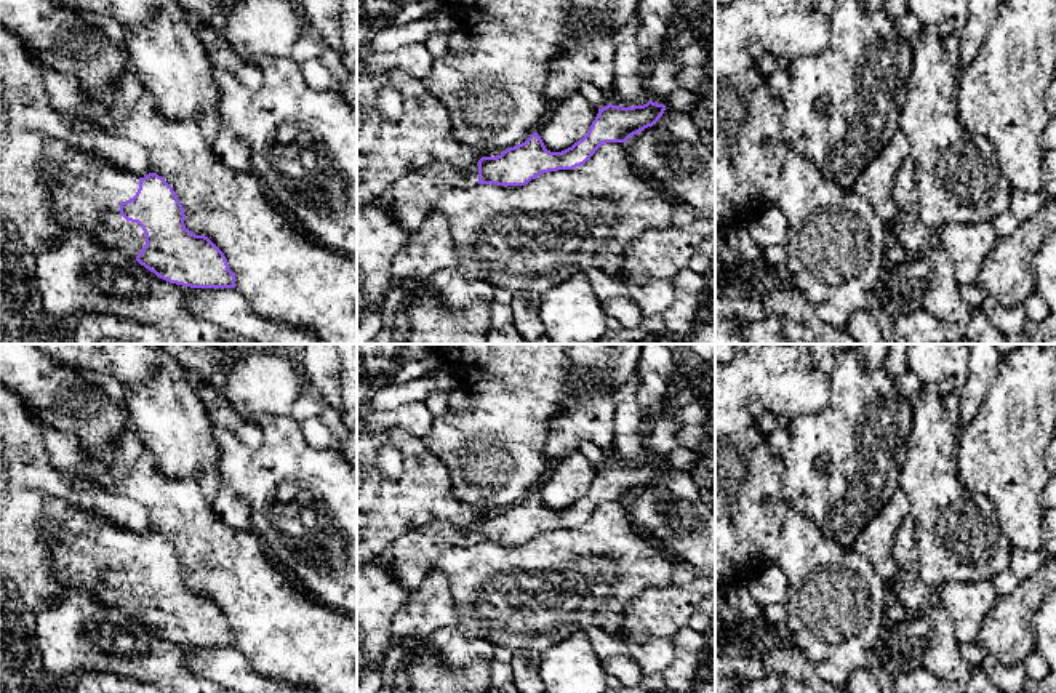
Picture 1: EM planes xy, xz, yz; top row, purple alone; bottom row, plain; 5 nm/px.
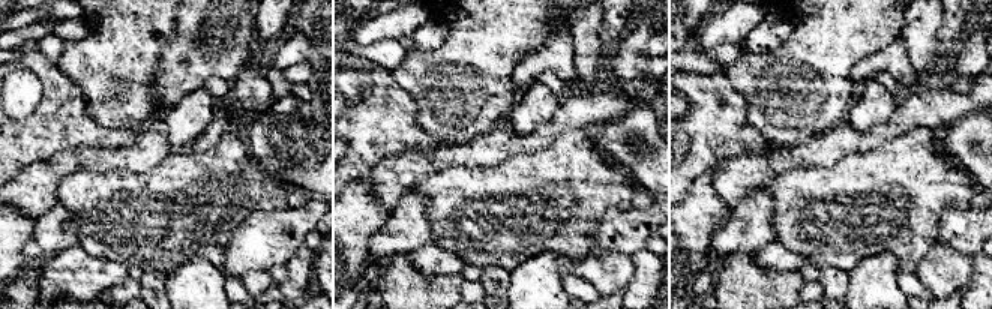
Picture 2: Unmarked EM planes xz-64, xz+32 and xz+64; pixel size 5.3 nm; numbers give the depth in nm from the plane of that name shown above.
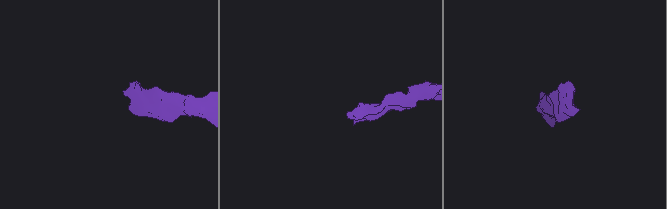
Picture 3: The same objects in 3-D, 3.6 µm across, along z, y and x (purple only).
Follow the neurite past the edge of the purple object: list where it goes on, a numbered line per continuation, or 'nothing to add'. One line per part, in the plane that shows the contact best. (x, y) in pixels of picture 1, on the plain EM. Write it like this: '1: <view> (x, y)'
1: xy (88, 551)

